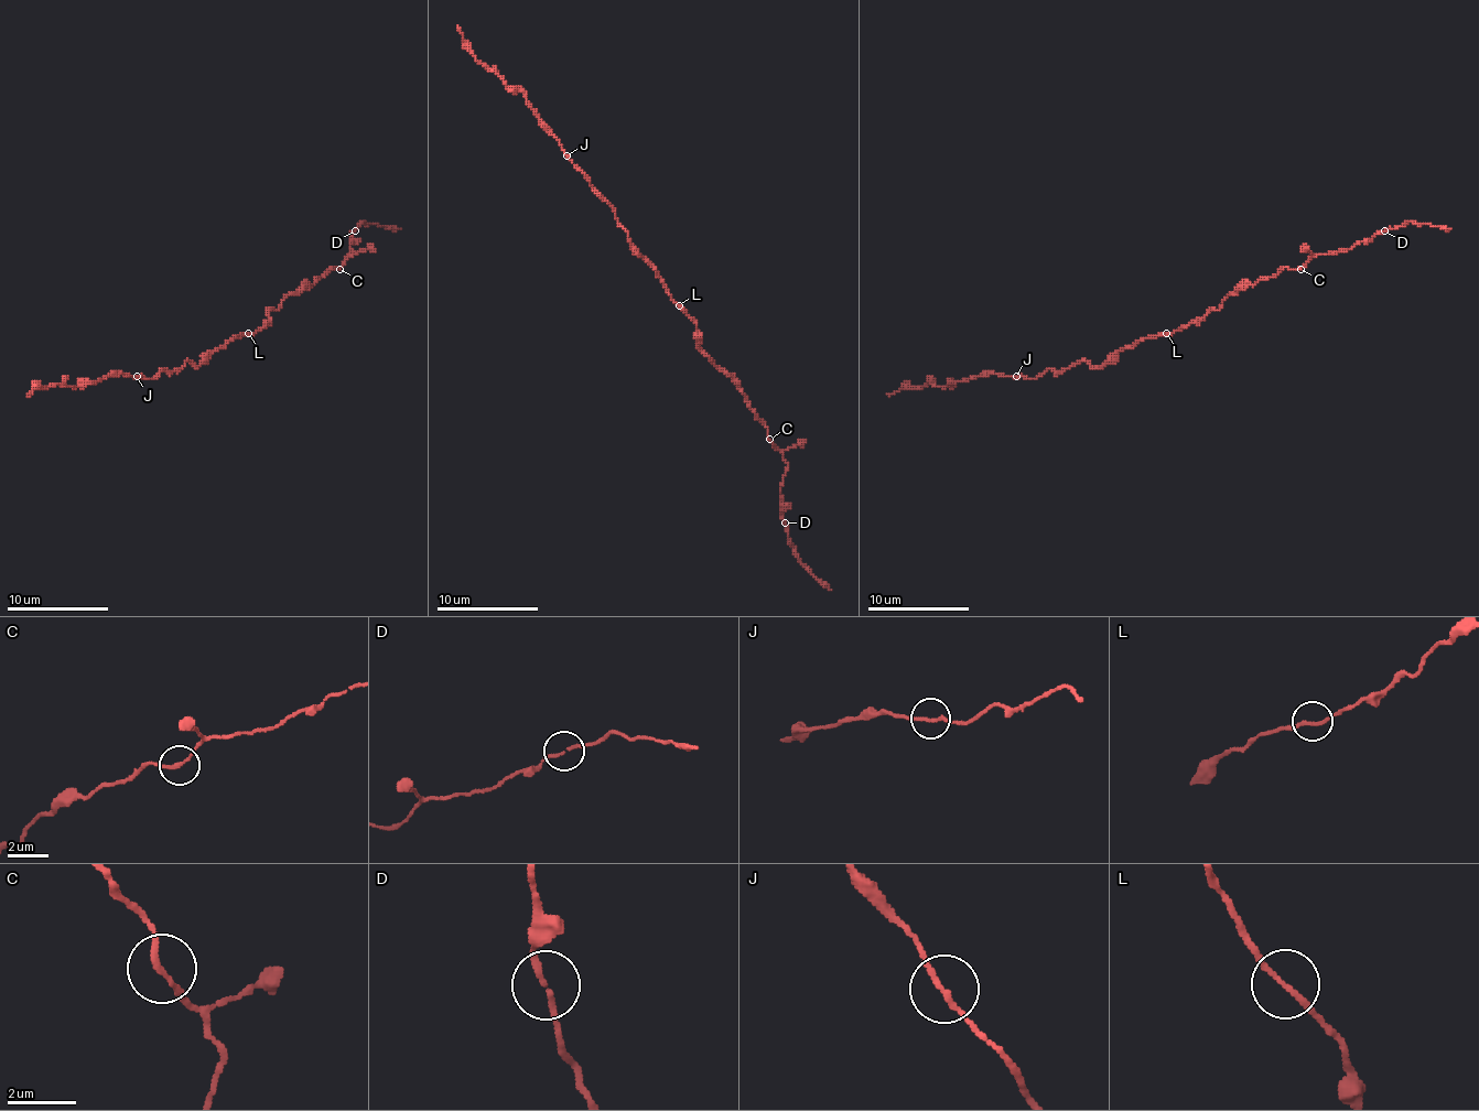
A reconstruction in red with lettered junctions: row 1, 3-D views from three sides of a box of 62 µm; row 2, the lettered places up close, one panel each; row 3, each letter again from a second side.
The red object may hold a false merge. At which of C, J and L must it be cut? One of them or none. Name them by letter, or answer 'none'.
none

